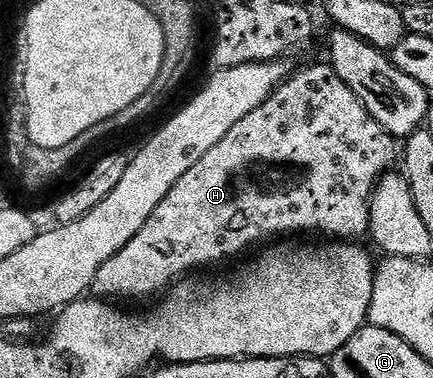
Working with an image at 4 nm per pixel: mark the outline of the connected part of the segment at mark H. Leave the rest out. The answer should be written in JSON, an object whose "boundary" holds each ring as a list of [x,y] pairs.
{"boundary":[[[323,62],[313,65],[312,68],[303,68],[296,76],[295,73],[288,75],[287,79],[275,89],[273,95],[264,104],[257,106],[257,110],[253,110],[253,114],[245,114],[245,118],[241,118],[241,122],[237,122],[237,126],[233,126],[233,130],[229,130],[229,134],[225,134],[225,138],[221,138],[221,142],[217,142],[217,146],[213,146],[213,150],[209,150],[209,154],[205,154],[201,162],[197,162],[197,166],[193,166],[193,170],[189,170],[189,174],[185,174],[185,178],[181,178],[181,182],[177,182],[177,186],[169,190],[169,194],[165,194],[165,202],[161,202],[161,206],[157,206],[153,214],[149,214],[145,226],[141,226],[141,230],[133,234],[133,239],[125,242],[125,246],[121,246],[121,250],[117,250],[117,254],[113,254],[113,258],[109,258],[109,262],[105,262],[101,270],[97,270],[97,278],[93,285],[94,295],[99,298],[110,298],[115,302],[143,300],[146,296],[155,298],[188,274],[196,270],[207,270],[203,268],[209,267],[210,264],[219,264],[222,260],[231,260],[254,244],[262,245],[264,242],[286,237],[283,236],[286,232],[319,232],[323,228],[324,234],[327,235],[324,237],[338,238],[343,242],[358,241],[363,238],[359,236],[368,235],[371,226],[371,196],[375,193],[375,185],[384,174],[394,169],[391,168],[394,164],[396,167],[396,137],[390,136],[377,122],[377,118],[373,118],[373,114],[369,114],[369,110],[361,106],[357,94],[353,94],[353,90],[349,90],[349,86],[345,86],[345,82],[337,78],[330,63]]]}

